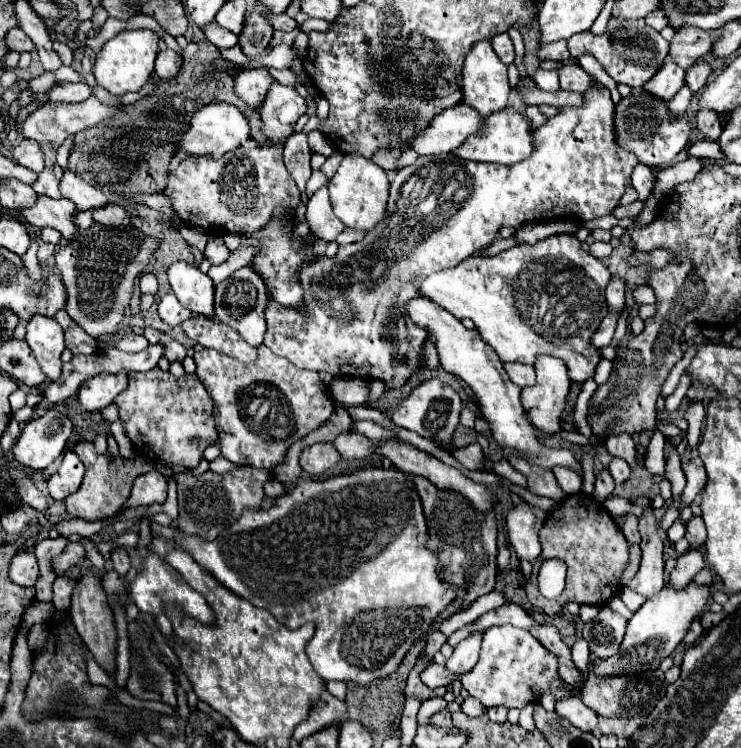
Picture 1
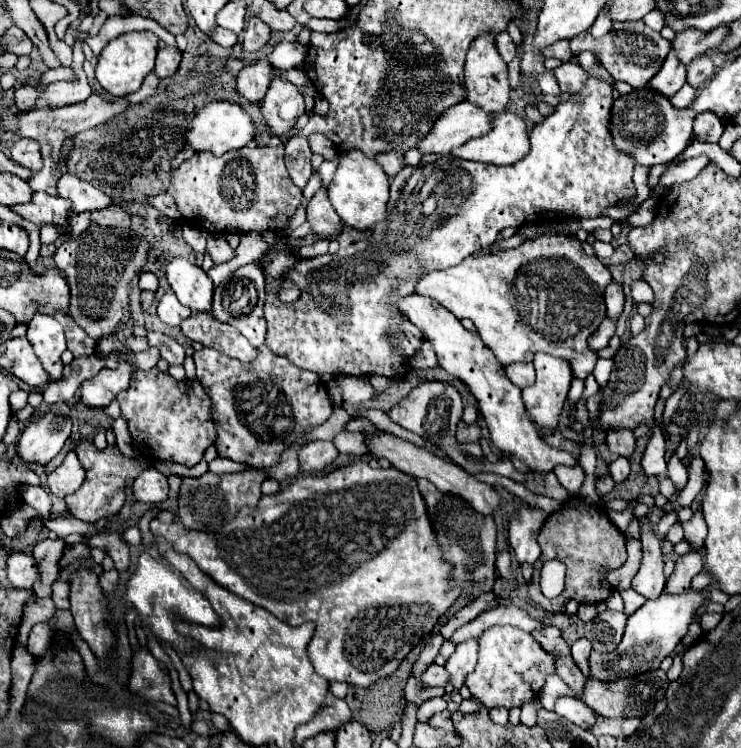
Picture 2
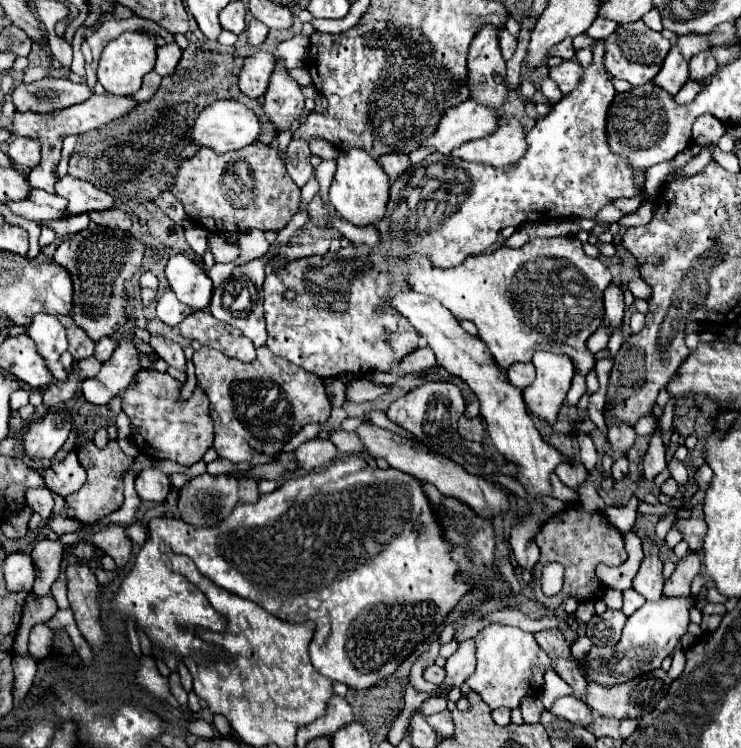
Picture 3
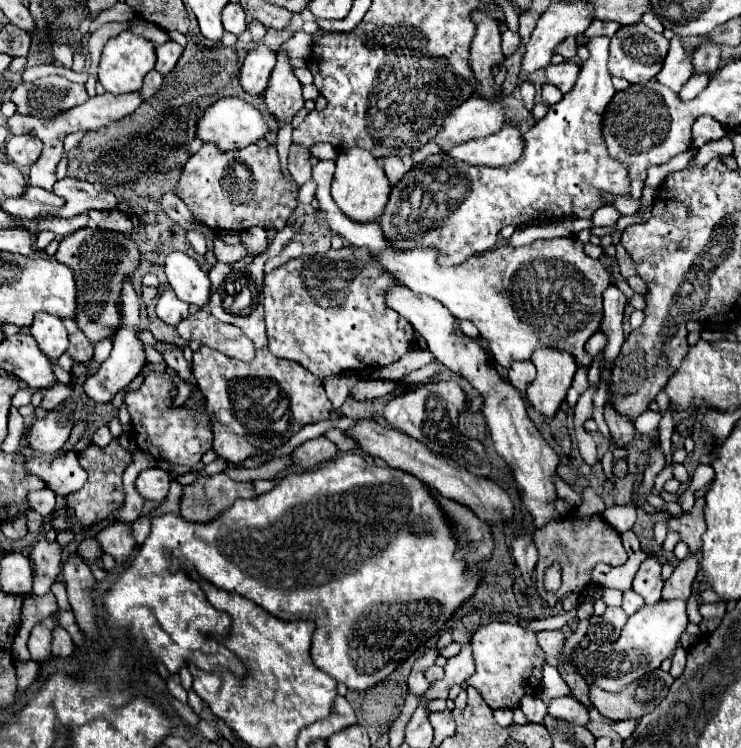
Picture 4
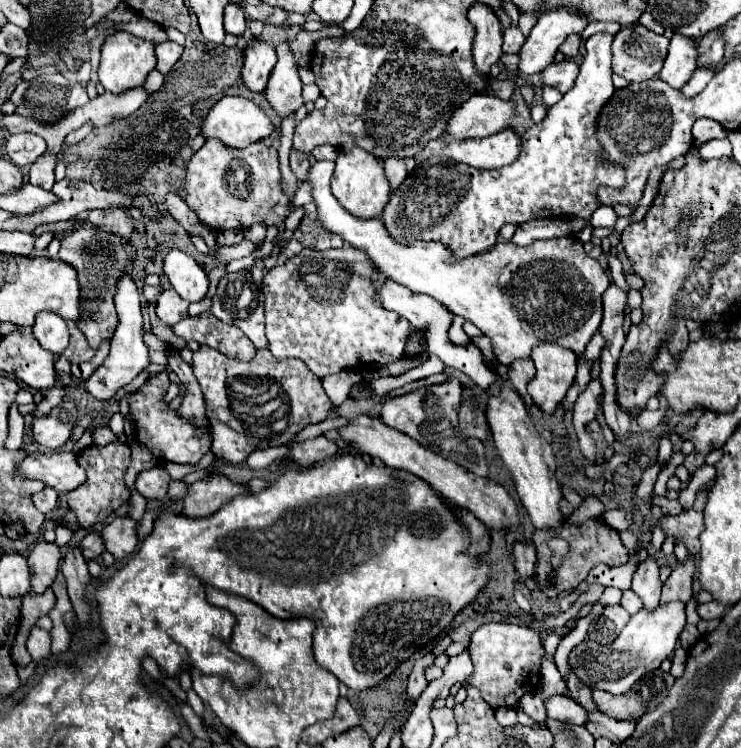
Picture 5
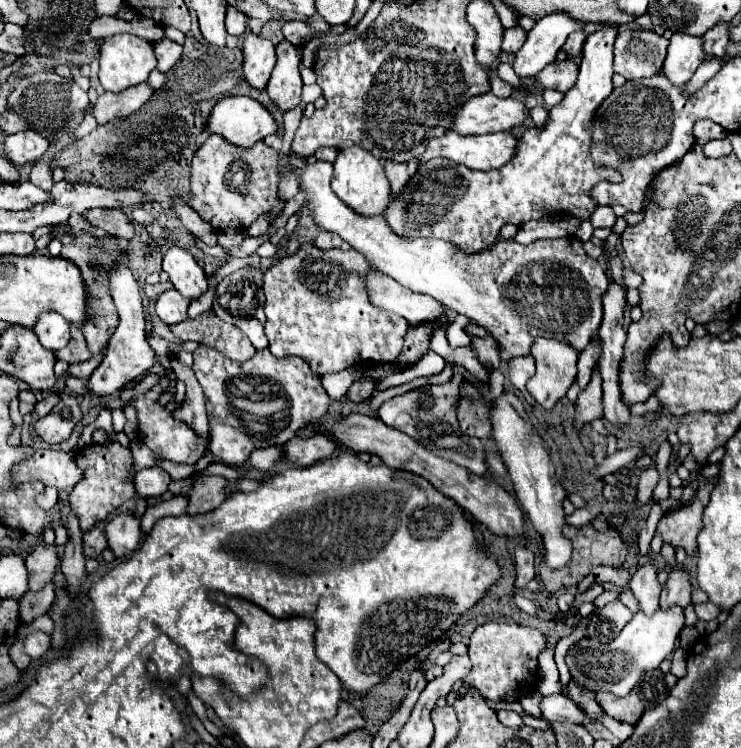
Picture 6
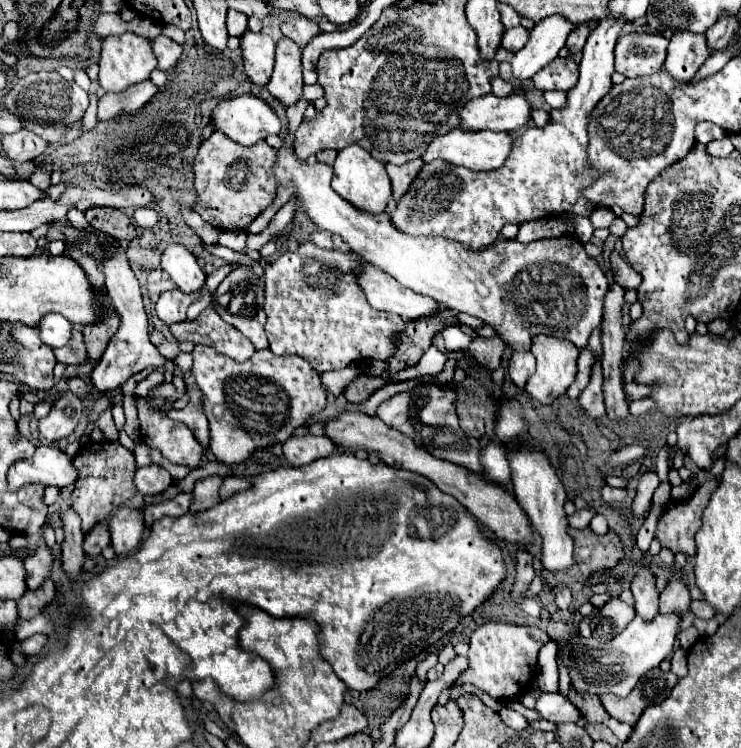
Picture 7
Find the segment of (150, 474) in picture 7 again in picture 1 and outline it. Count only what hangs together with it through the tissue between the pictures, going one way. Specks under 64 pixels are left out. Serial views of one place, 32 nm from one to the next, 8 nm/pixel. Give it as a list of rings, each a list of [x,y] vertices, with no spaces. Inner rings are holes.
[[[158,470],[140,474],[134,480],[132,494],[126,500],[126,504],[122,506],[122,510],[138,508],[138,506],[150,506],[150,504],[164,504],[166,494],[168,494],[168,482]]]

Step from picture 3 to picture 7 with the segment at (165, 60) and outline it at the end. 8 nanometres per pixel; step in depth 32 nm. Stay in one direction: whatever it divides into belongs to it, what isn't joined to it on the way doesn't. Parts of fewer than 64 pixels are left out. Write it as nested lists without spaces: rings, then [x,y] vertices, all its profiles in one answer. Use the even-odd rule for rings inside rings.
[[[158,36],[152,42],[152,50],[158,58],[158,70],[162,70],[162,72],[172,68],[176,64],[176,60],[180,58],[180,54],[182,54],[182,46],[176,44],[174,40],[166,38],[166,36]]]

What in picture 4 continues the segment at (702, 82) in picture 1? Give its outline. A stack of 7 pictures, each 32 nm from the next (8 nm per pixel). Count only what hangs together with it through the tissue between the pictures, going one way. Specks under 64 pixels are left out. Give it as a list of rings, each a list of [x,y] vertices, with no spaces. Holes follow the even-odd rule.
[[[706,40],[704,46],[700,46],[700,50],[696,50],[696,54],[692,54],[694,74],[714,74],[720,64],[718,56],[720,56],[720,44]]]

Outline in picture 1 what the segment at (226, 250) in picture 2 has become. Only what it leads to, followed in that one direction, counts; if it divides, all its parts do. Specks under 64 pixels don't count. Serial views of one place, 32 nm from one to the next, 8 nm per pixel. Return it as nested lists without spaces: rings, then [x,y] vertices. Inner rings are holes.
[[[208,236],[208,246],[204,250],[204,258],[210,264],[222,264],[228,260],[228,256],[230,256],[230,250],[224,246],[222,238],[220,236]]]

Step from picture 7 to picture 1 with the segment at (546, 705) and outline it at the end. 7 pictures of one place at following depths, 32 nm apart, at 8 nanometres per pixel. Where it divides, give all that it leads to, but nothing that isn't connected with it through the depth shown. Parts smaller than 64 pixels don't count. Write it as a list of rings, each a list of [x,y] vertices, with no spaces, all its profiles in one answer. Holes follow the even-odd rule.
[[[578,696],[556,702],[556,712],[582,732],[592,732],[598,724],[598,714],[590,710]]]

